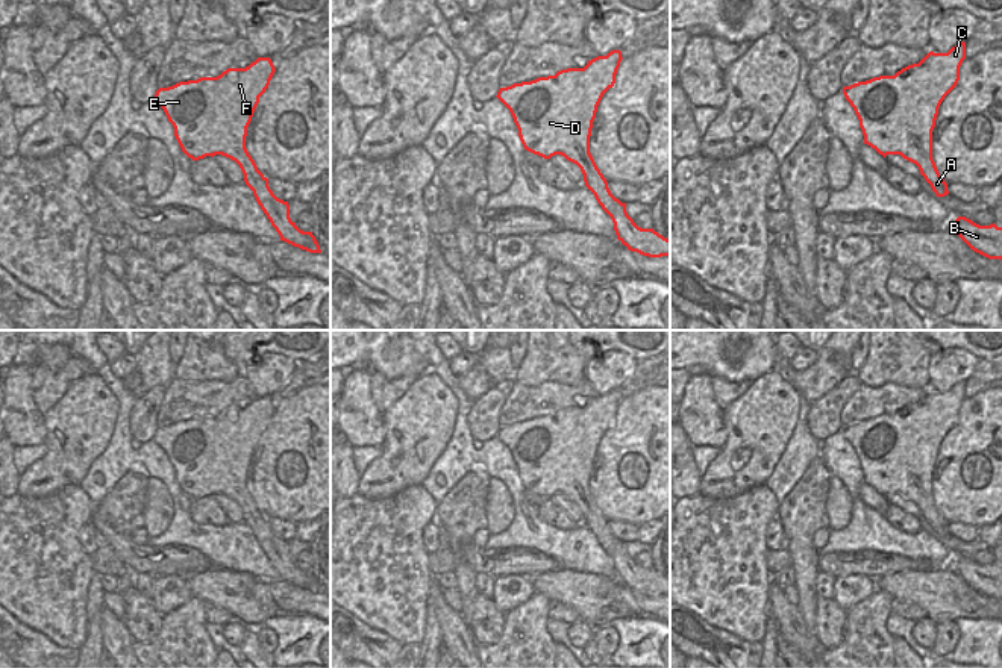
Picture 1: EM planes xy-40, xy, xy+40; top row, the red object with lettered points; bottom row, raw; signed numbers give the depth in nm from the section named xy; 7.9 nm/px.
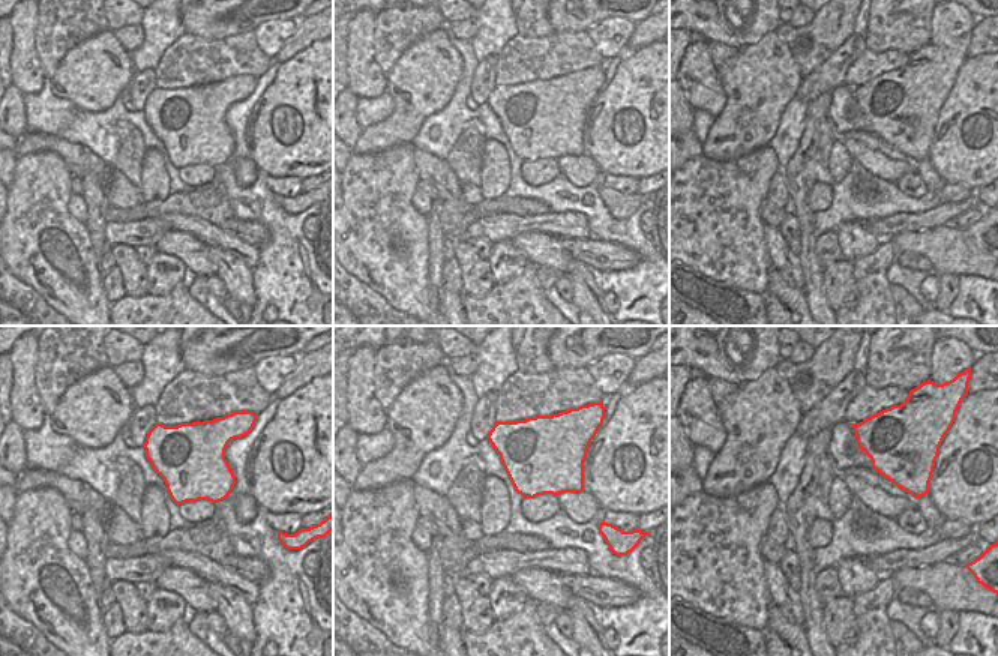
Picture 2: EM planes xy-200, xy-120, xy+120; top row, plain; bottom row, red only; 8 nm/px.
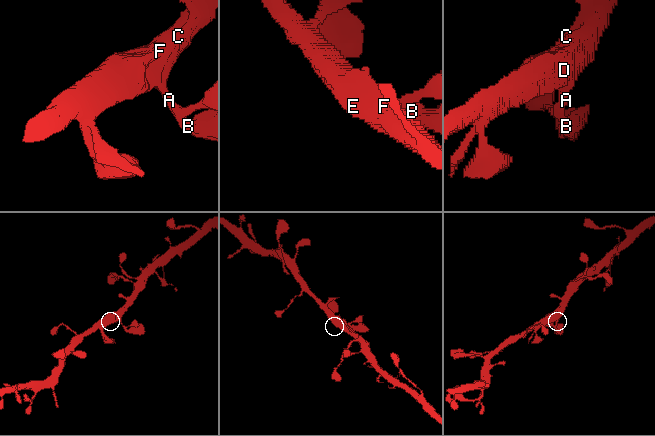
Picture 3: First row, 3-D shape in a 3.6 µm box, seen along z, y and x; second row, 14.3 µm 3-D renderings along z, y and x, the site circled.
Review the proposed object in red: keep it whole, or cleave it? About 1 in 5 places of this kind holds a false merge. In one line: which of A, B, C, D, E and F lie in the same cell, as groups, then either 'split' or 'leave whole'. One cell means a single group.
A B C D E F | leave whole

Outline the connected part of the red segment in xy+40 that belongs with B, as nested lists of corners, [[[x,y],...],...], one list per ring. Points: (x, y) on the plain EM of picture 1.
[[[966,556],[955,559],[955,573],[976,592],[1002,600],[1002,567],[979,565]]]

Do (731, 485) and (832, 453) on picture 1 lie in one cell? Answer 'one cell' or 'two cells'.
two cells

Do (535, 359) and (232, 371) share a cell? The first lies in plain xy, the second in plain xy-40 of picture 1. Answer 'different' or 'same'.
same

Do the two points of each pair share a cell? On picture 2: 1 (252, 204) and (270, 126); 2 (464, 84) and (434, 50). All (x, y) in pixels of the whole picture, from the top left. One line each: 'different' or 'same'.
1: different
2: different

